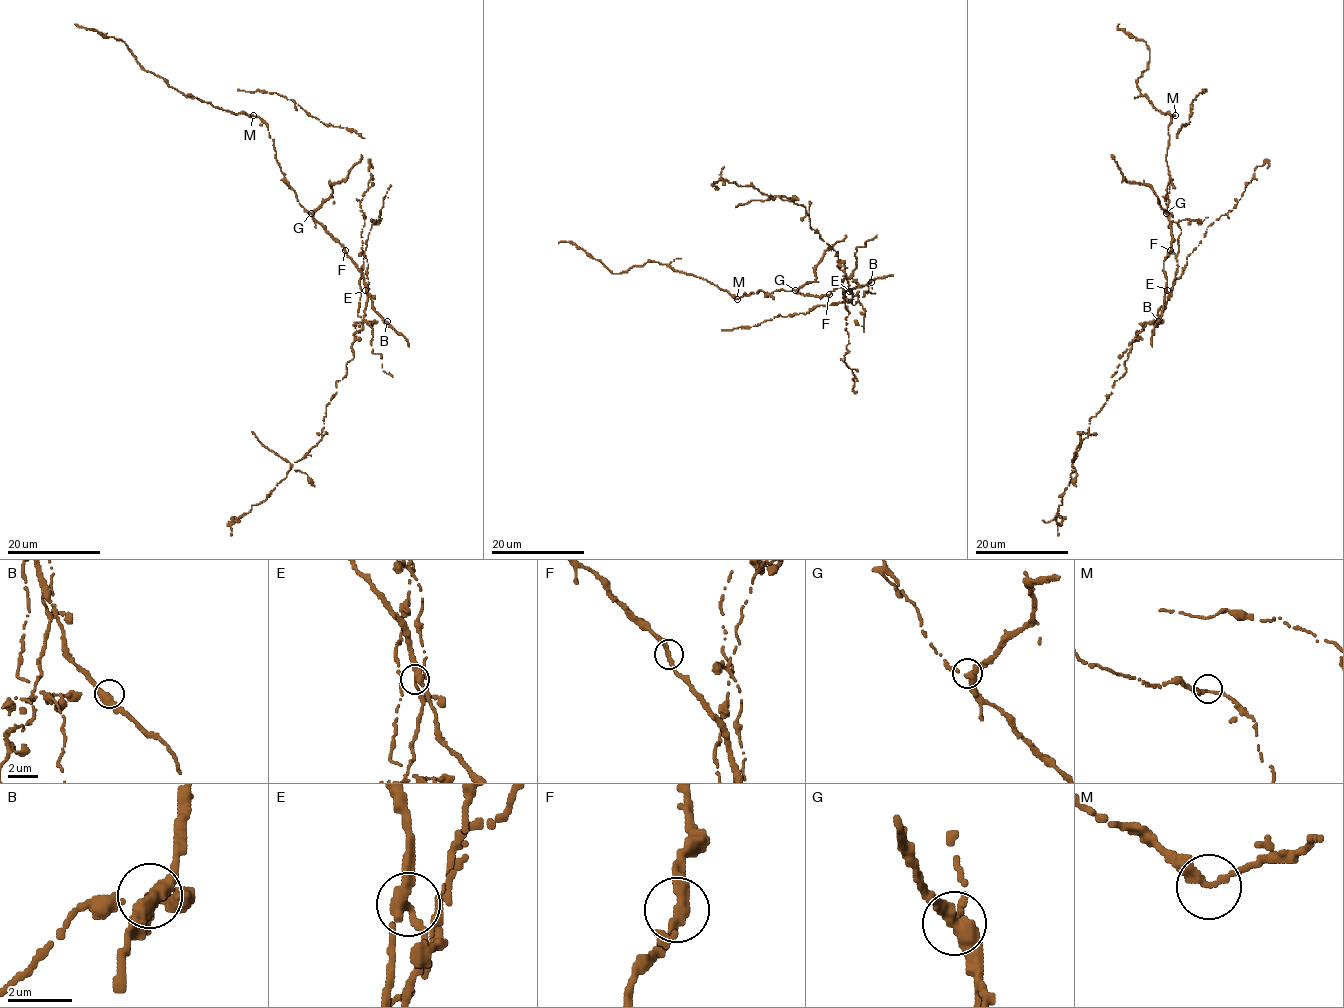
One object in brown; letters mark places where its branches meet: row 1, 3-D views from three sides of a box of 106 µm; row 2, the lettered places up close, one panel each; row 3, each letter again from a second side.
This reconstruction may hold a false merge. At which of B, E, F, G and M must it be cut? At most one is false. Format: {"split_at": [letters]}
{"split_at": ["E"]}

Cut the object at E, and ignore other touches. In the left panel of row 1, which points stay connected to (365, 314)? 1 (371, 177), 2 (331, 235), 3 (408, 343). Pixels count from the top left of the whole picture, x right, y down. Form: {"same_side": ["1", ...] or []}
{"same_side": ["1"]}

